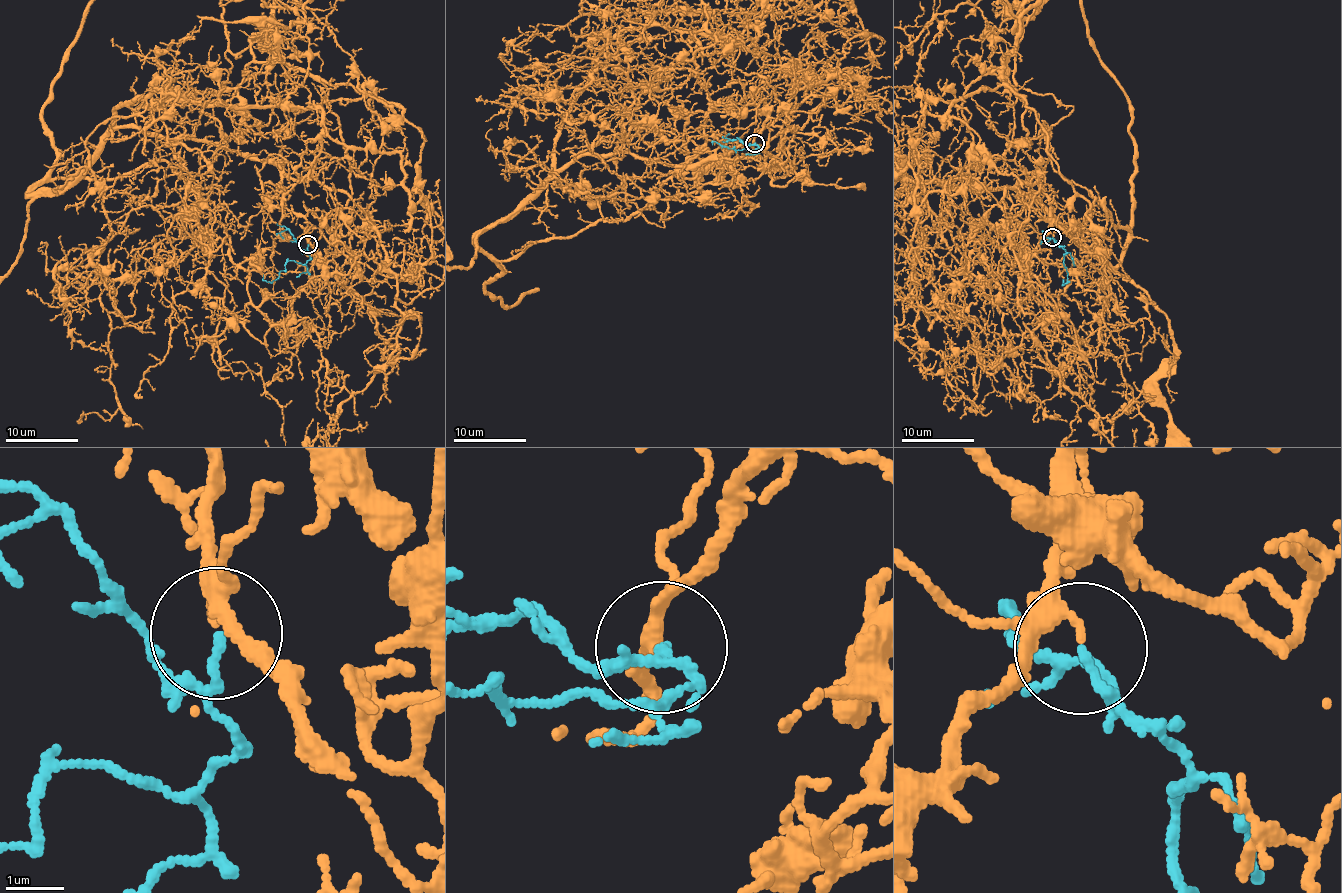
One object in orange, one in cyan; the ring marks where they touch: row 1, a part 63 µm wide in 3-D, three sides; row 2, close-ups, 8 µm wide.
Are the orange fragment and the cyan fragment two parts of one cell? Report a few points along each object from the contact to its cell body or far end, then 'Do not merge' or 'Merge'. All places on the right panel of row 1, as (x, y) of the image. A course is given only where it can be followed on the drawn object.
Course of orange: (1052, 236), (1038, 174), (1019, 199), (1053, 212), (1166, 317). Course of cyan: (1052, 236), (1065, 253), (1067, 279), (1063, 284), (1063, 280). Merge

